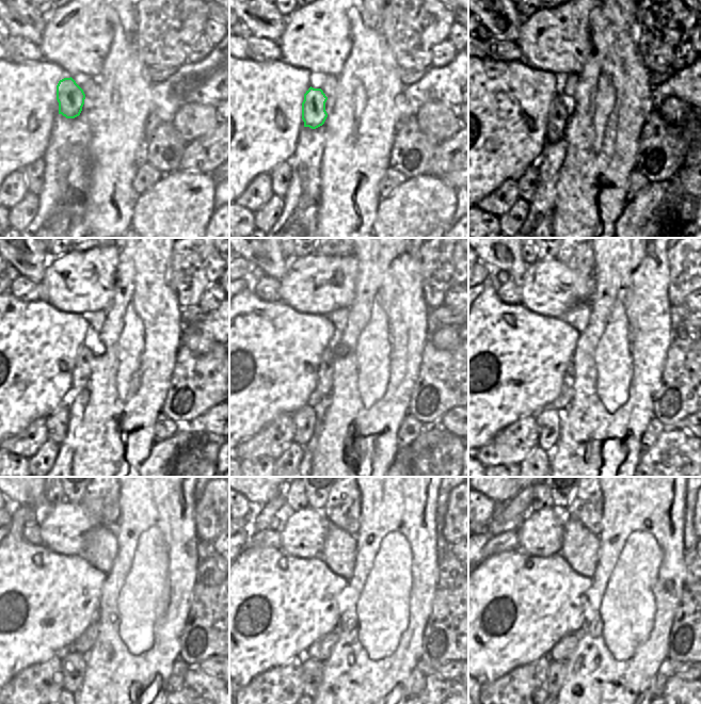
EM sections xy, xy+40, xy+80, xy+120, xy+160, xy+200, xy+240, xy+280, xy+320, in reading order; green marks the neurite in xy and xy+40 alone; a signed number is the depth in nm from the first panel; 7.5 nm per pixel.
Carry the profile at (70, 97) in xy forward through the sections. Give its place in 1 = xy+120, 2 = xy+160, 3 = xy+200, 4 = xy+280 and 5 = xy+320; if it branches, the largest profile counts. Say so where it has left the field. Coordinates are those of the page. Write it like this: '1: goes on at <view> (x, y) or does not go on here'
1: goes on at xy+120 (81, 373)
2: goes on at xy+160 (323, 388)
3: goes on at xy+200 (564, 398)
4: goes on at xy+280 (321, 650)
5: goes on at xy+320 (561, 652)

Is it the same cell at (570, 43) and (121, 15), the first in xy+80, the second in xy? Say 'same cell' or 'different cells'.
same cell

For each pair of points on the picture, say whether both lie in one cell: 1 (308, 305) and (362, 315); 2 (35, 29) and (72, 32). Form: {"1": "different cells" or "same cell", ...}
{"1": "different cells", "2": "different cells"}

